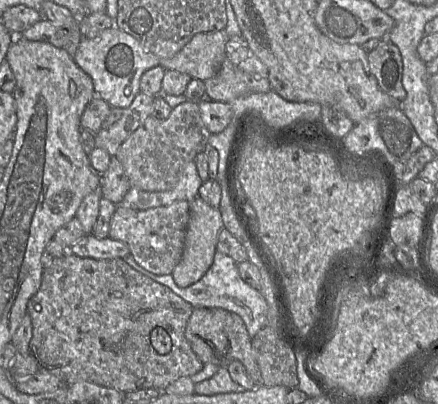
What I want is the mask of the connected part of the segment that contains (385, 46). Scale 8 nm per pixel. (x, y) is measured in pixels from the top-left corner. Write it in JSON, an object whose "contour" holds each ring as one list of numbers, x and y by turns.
{"contour":[[383,39,374,50,367,54,369,70,376,78,383,92,402,102,406,91,402,84,403,61,399,48]]}

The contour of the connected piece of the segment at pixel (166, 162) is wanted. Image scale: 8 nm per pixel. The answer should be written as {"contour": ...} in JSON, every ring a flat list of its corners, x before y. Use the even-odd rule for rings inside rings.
{"contour":[[186,101,172,109,166,120,149,116,120,146,115,155,132,187,147,192,168,191,179,181,182,170,203,152,211,133,204,125,197,103]]}

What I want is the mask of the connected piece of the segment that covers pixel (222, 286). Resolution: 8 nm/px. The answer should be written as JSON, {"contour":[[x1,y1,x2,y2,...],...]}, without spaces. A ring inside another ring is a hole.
{"contour":[[216,250,213,263,205,275,196,283,184,288,175,283,172,274,156,275,144,269,131,254,126,256,124,261,144,276,170,288,175,294,190,303,193,308,222,308,238,314,244,321,251,339,267,324,266,299,241,278,237,262,221,251]]}

